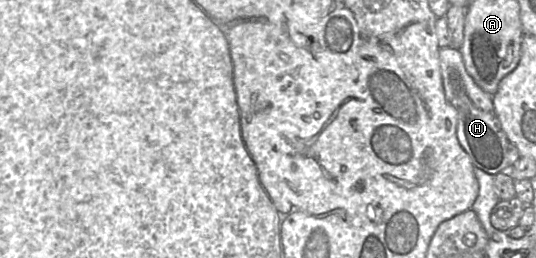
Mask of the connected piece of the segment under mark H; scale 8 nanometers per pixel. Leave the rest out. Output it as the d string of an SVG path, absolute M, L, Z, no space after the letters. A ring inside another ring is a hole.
M439 47L439 60L445 97L457 116L457 139L473 167L493 176L506 171L510 166L507 158L509 140L494 109L493 95L479 87L468 74L459 49Z

